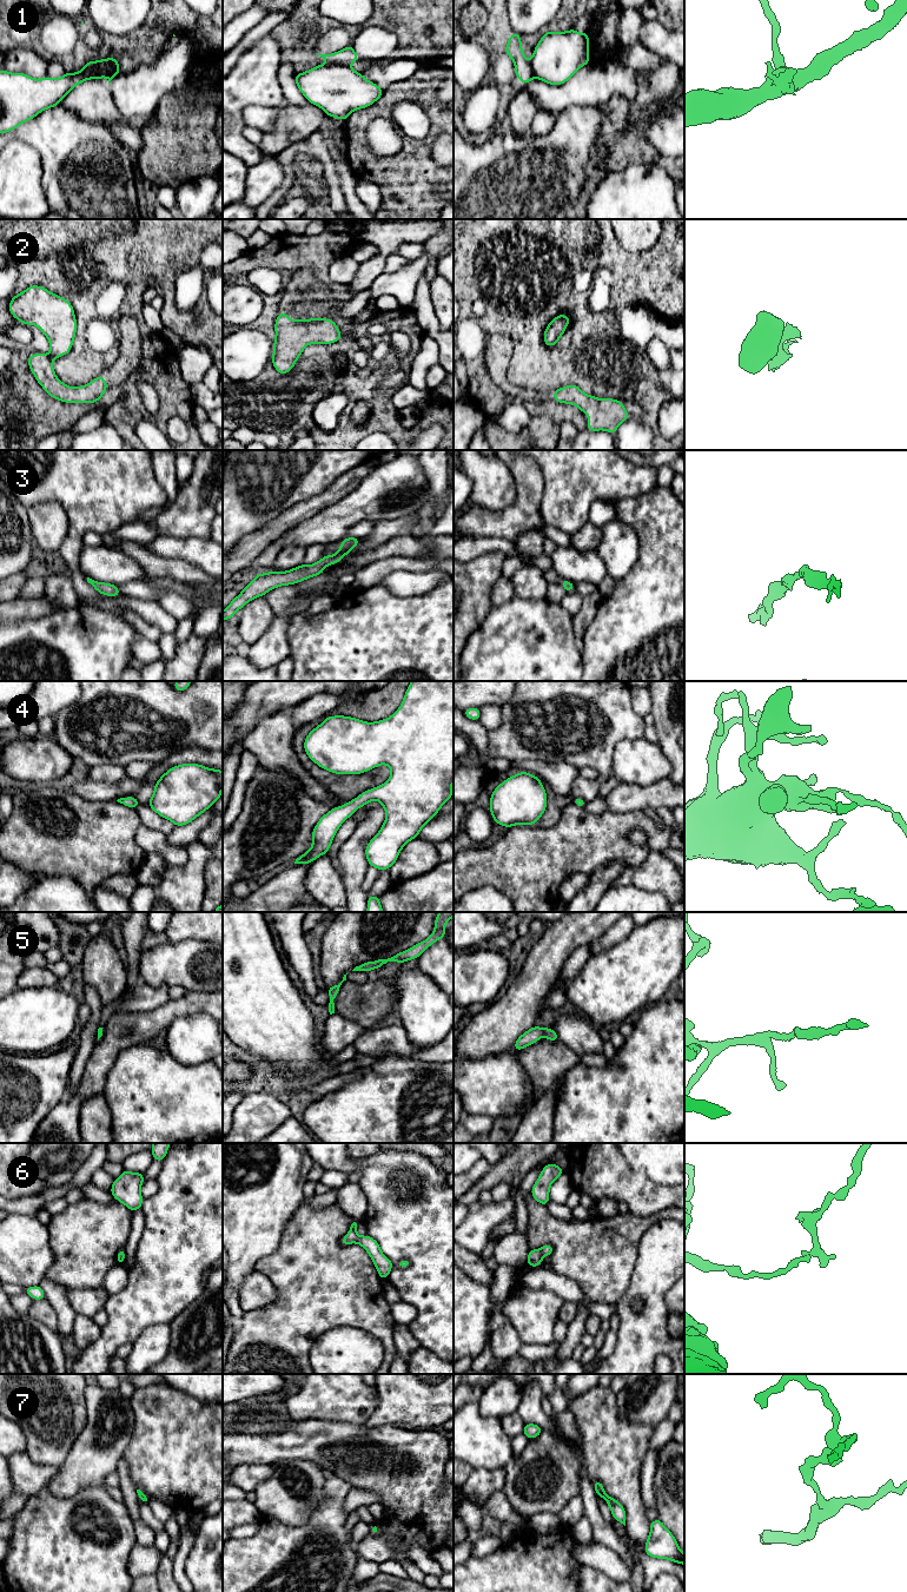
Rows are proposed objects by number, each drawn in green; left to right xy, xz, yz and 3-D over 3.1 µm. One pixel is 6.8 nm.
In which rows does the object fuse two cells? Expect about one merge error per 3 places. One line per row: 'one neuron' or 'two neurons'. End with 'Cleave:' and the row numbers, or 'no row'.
1: two neurons
2: one neuron
3: one neuron
4: one neuron
5: one neuron
6: one neuron
7: one neuron
Cleave: 1

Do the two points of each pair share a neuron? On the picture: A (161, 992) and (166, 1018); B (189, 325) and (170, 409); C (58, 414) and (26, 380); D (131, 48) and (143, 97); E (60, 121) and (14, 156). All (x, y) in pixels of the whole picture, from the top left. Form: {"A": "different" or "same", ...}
{"A": "different", "B": "same", "C": "same", "D": "different", "E": "different"}

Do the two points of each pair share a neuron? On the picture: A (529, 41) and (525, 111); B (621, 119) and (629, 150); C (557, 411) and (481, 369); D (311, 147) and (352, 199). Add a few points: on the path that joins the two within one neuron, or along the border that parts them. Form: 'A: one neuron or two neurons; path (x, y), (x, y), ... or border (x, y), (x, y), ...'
A: two neurons; border (525, 87), (510, 101), (508, 110)
B: one neuron; path (620, 126), (620, 134), (628, 143)
C: one neuron; path (555, 387), (542, 374), (505, 374)
D: two neurons; border (331, 158), (348, 206)

